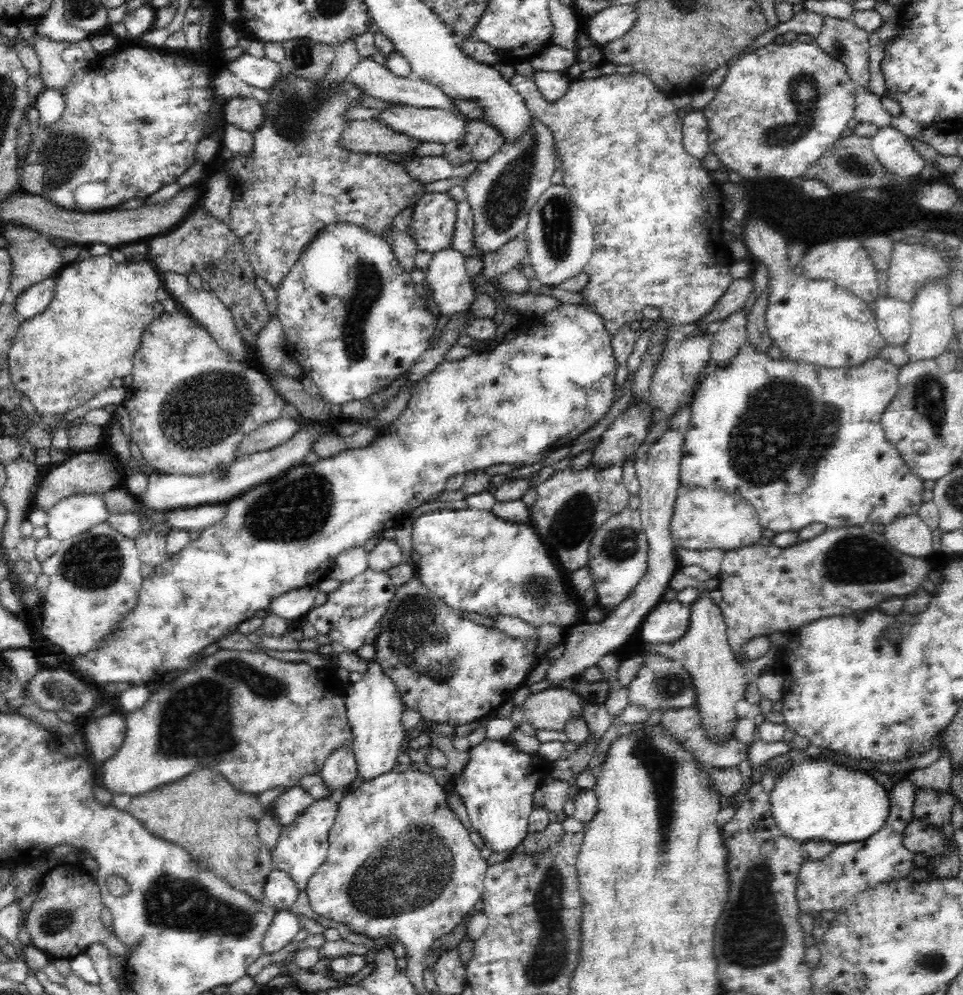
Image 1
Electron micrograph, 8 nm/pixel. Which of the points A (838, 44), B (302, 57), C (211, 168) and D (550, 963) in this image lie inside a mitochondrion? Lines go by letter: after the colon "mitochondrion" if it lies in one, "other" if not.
A: mitochondrion
B: mitochondrion
C: other
D: mitochondrion

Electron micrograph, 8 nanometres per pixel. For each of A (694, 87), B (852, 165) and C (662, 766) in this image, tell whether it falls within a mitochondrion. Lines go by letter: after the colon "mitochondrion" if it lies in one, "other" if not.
A: other
B: mitochondrion
C: mitochondrion

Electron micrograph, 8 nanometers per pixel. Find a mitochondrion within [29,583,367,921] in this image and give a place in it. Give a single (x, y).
(195, 723)

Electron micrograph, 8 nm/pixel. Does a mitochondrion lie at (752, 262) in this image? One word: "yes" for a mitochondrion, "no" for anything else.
no

